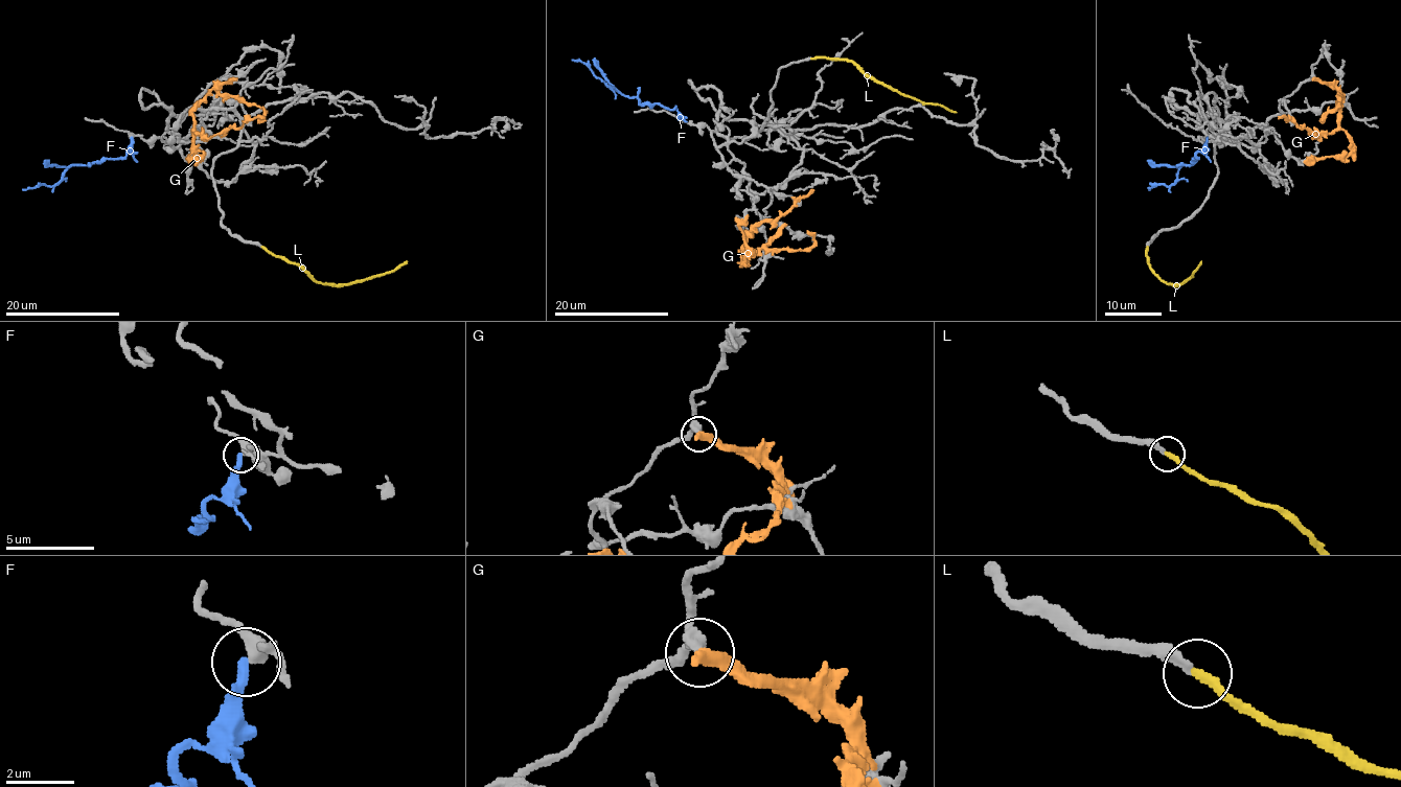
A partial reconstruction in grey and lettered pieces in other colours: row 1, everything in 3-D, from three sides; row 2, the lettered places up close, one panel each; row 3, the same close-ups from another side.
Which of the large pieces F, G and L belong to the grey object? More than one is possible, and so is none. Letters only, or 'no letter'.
L

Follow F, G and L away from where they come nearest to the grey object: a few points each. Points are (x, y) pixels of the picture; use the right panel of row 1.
F: (1207, 138), (1196, 154), (1198, 158), (1178, 169), (1170, 186), (1157, 184), (1149, 189)
G: (1314, 78), (1328, 83), (1339, 94), (1338, 126), (1315, 138), (1290, 119), (1279, 118)
L: (1147, 247), (1149, 267), (1166, 283), (1181, 283), (1201, 260)

